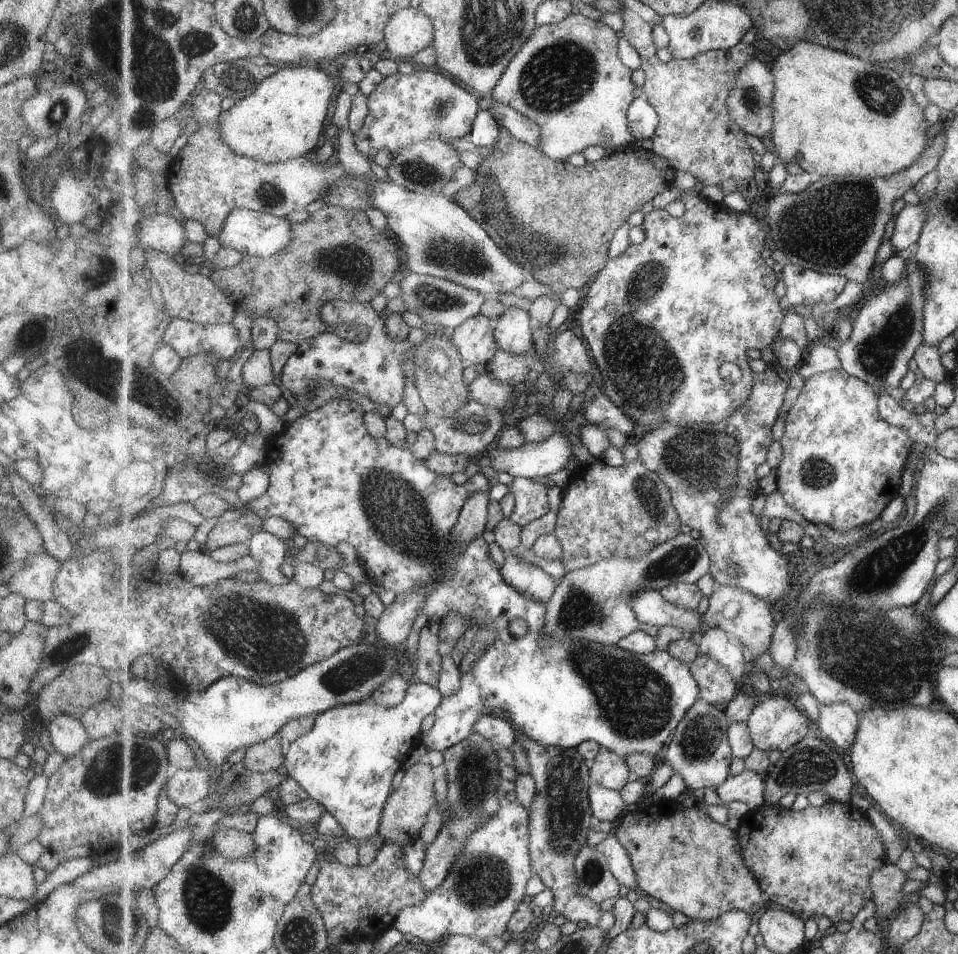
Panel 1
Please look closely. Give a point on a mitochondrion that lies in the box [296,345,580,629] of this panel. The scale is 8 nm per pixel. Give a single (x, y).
(397, 515)

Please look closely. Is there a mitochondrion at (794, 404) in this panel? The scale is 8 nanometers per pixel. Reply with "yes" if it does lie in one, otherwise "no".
no

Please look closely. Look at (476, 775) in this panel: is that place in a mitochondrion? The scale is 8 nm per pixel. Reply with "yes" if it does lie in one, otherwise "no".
yes

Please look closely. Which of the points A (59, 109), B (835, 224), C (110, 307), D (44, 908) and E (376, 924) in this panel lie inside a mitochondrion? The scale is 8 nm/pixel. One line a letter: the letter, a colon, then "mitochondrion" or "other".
A: mitochondrion
B: mitochondrion
C: other
D: other
E: other

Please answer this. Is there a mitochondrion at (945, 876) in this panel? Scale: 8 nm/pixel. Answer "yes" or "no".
no

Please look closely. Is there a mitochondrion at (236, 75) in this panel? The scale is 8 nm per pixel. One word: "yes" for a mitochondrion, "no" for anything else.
yes

